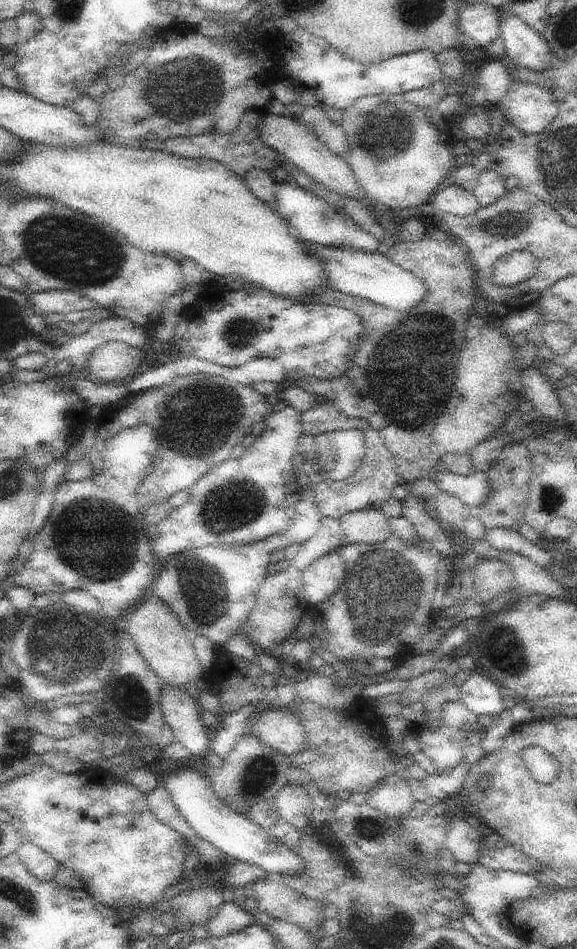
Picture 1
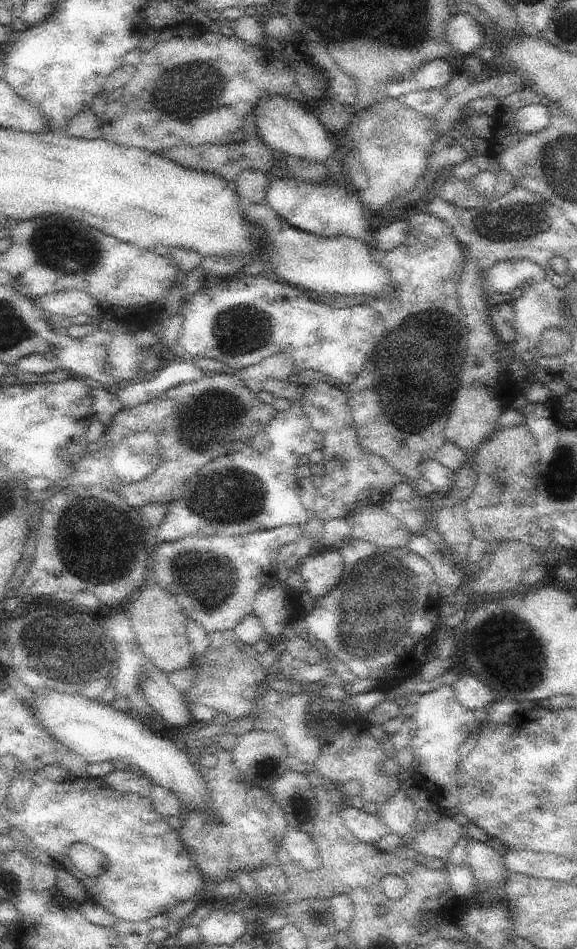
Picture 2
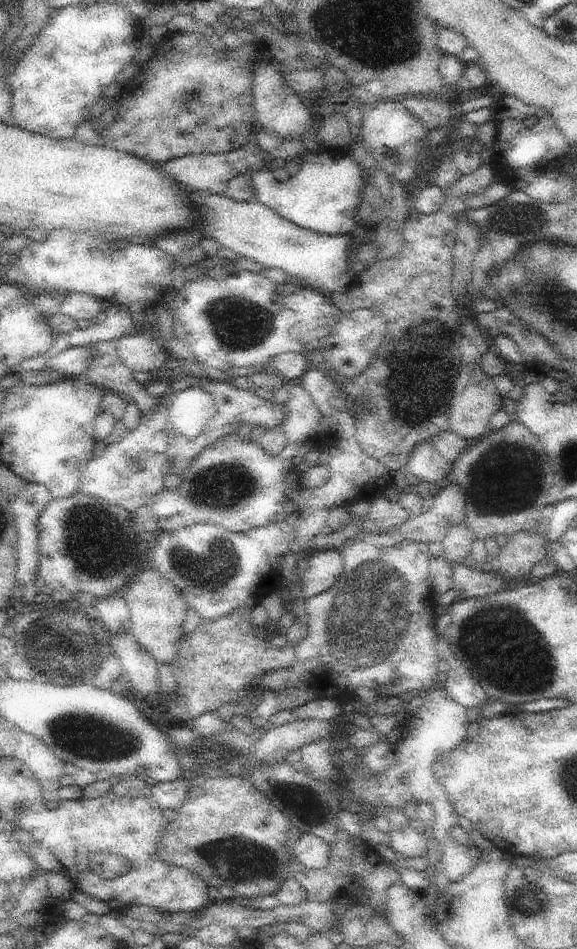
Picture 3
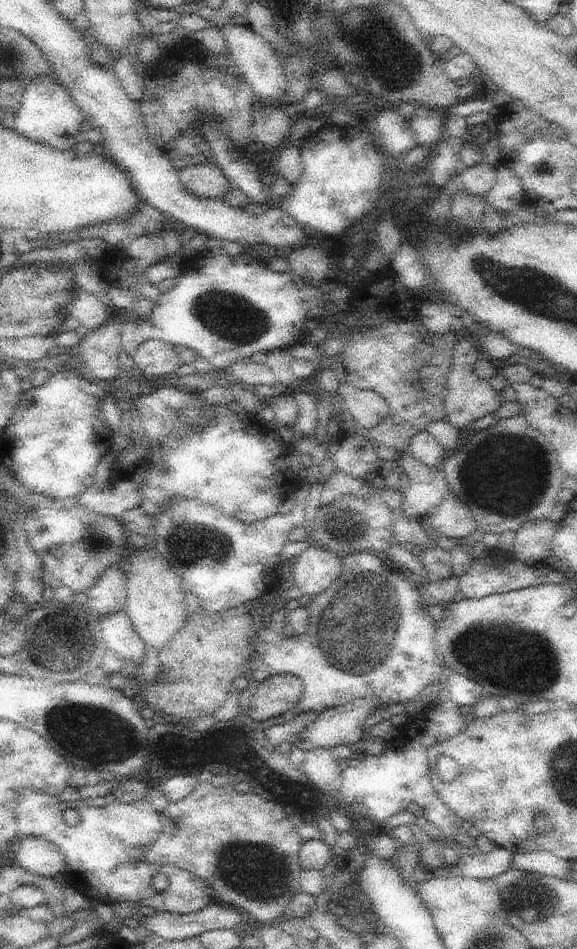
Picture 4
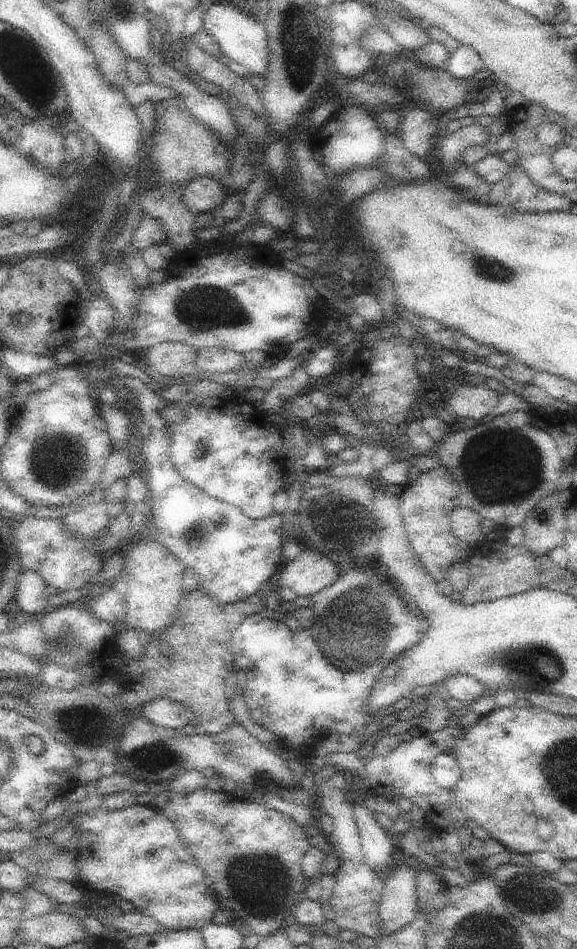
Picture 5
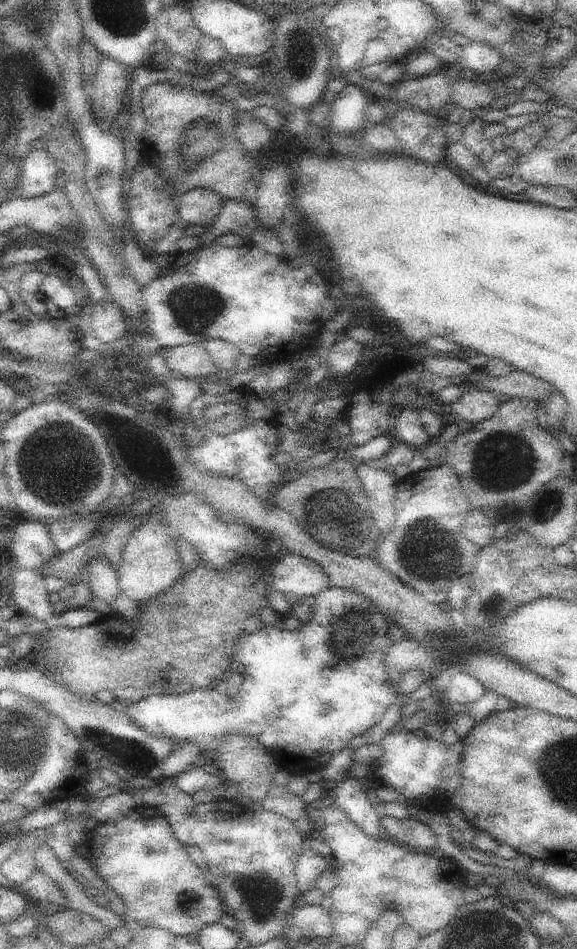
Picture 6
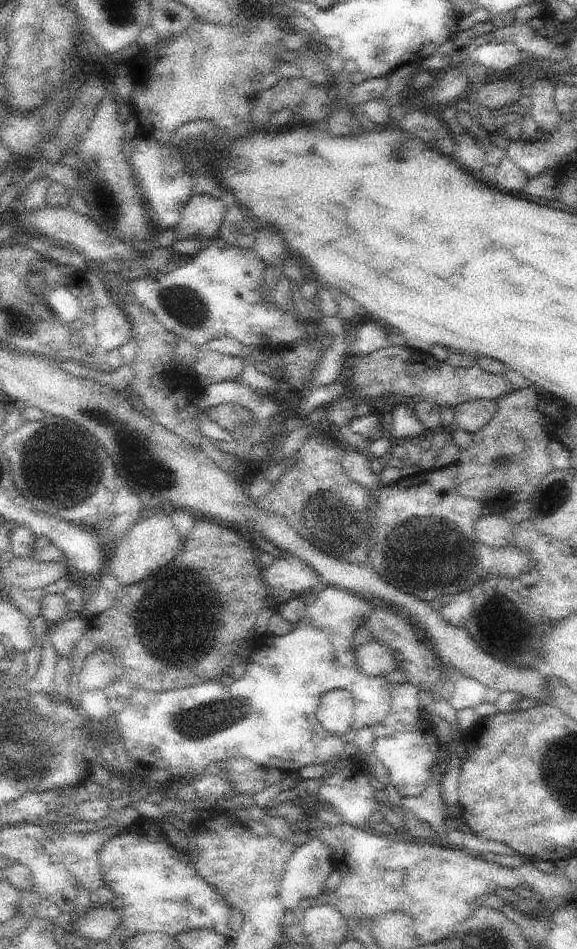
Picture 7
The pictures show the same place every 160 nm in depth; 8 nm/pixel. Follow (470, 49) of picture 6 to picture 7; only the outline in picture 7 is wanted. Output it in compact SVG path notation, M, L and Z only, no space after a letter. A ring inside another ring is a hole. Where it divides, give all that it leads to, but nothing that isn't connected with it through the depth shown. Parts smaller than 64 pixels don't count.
M512 41L491 42L473 50L468 58L484 64L494 75L497 75L504 70L511 70L516 64L521 64L521 50Z

